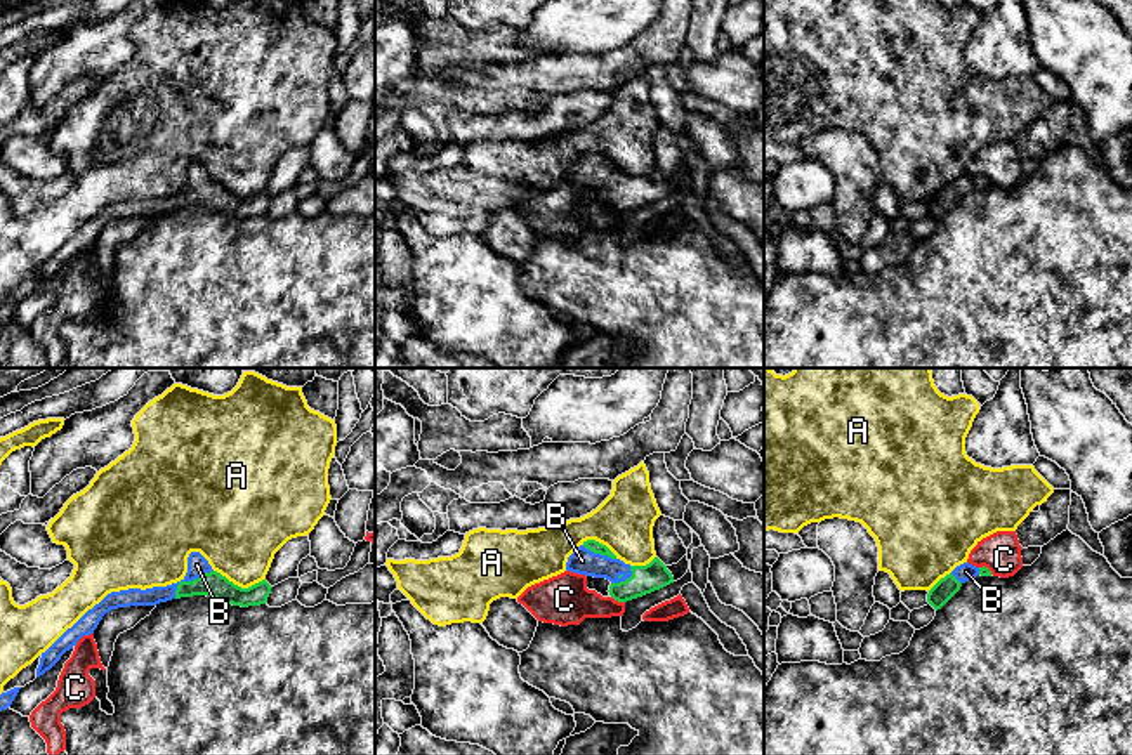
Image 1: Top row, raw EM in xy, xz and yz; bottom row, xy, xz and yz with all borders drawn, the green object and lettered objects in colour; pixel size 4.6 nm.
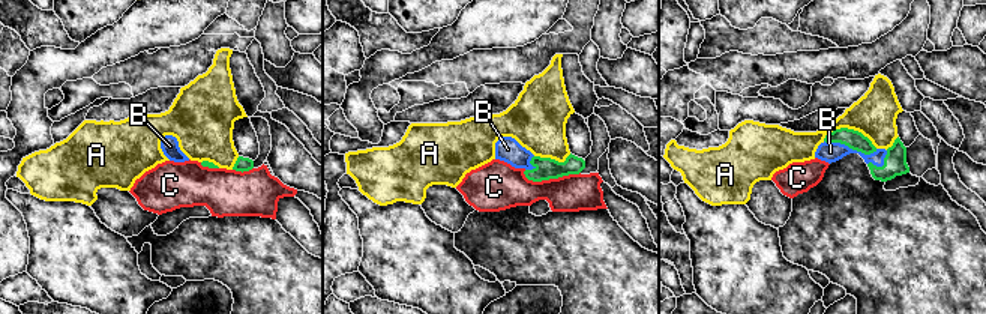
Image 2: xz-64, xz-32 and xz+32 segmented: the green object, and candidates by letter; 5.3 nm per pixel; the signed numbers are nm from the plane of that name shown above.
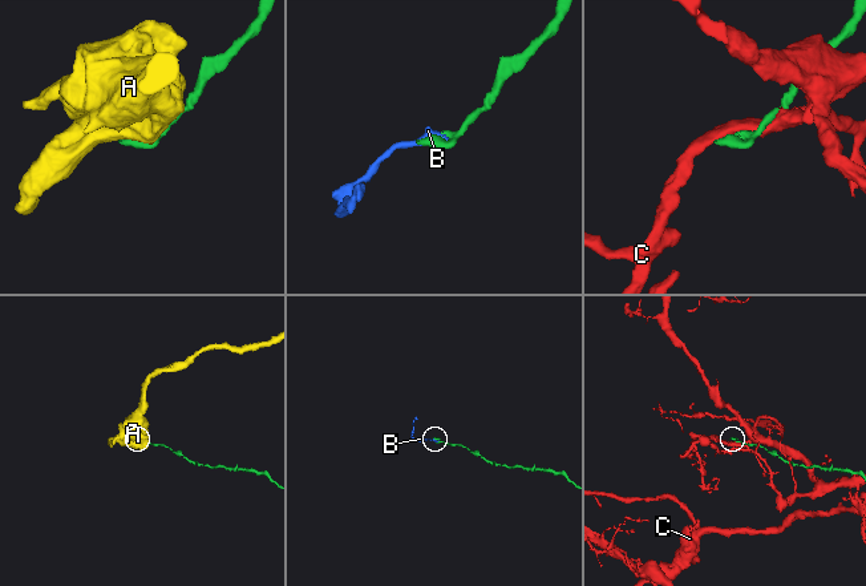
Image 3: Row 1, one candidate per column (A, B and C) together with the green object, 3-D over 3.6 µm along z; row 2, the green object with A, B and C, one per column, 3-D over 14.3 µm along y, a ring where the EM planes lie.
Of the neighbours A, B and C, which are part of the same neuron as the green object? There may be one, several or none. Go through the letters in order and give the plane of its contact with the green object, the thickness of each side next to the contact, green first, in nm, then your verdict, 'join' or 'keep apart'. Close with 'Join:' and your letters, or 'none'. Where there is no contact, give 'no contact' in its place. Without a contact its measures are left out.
A: xy | 120/380 nm | keep apart
B: xy | 120/100 nm | join
C: xz | 130/240 nm | keep apart
Join: B

